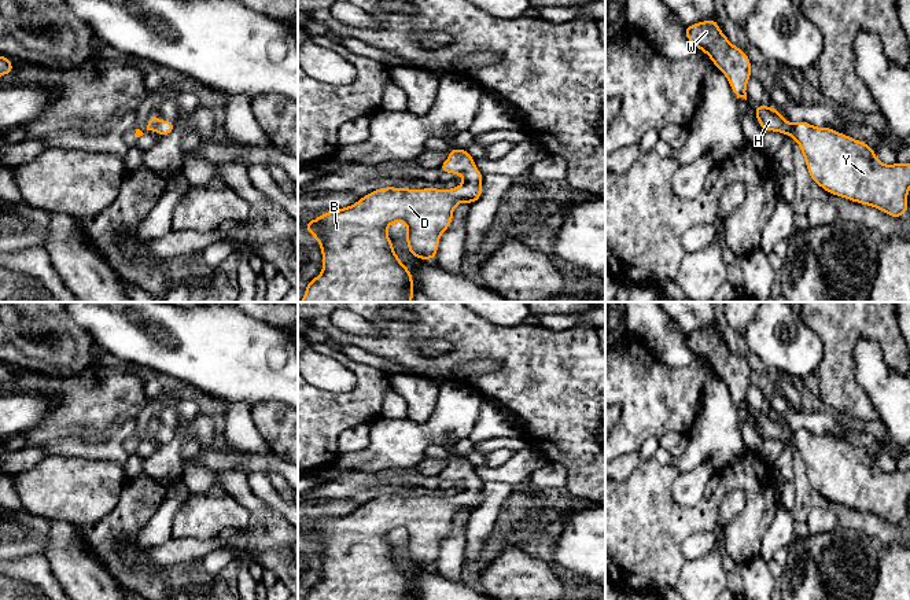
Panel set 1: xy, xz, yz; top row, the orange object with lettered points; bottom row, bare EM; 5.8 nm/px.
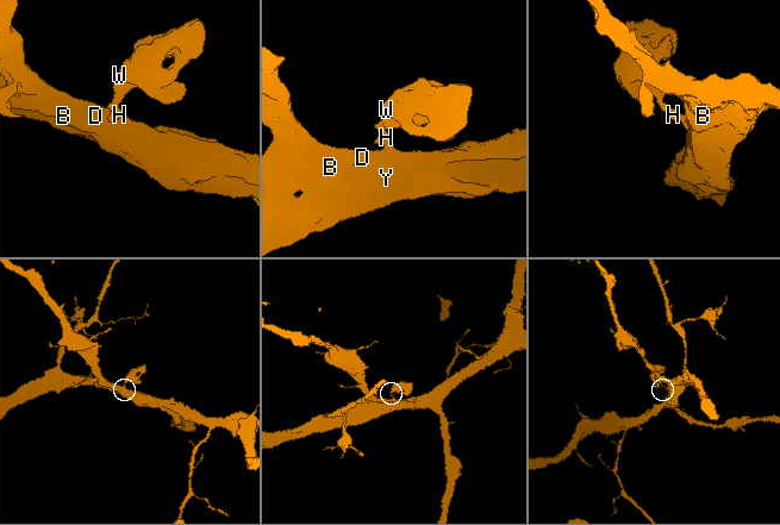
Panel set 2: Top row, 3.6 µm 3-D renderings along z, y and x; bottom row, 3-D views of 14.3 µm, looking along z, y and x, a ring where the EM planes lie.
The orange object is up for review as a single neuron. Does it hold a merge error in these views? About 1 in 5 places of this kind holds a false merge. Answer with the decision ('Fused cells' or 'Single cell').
Single cell

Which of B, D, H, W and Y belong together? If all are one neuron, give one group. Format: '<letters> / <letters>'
B D H W Y

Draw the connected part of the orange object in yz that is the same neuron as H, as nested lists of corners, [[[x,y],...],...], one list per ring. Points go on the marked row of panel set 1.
[[[765,104],[754,115],[765,132],[781,132],[797,141],[811,180],[826,192],[873,206],[894,218],[907,213],[910,163],[884,165],[865,141],[806,121],[791,124]]]

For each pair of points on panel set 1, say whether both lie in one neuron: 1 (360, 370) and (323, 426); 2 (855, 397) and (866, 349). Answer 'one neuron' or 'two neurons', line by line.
1: one neuron
2: two neurons

